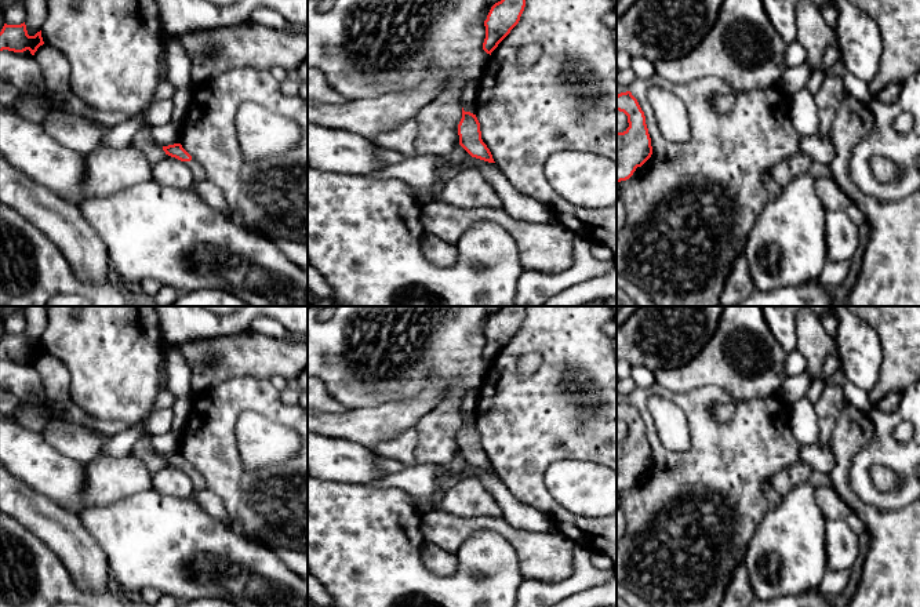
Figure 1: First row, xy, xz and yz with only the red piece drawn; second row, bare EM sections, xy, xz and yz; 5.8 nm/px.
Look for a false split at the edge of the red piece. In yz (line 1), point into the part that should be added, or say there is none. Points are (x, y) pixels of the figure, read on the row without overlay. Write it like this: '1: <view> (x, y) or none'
1: none

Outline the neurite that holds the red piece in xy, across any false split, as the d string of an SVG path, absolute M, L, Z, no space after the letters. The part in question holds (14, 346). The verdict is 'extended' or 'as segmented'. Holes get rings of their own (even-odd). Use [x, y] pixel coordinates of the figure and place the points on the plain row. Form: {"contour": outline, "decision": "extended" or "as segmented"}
{"contour": "M25 331L21 334L4 332L0 341L0 360L8 359L14 361L30 360L32 364L43 355L41 339L34 345L29 345Z", "decision": "as segmented"}

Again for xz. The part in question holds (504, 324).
{"contour": "M503 306L495 312L484 330L486 348L483 359L491 364L498 353L519 332L526 316L526 306Z", "decision": "as segmented"}

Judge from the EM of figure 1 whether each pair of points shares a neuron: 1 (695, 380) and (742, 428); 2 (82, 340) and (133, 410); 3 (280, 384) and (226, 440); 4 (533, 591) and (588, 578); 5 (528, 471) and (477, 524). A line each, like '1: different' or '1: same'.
1: different
2: same
3: different
4: same
5: different

